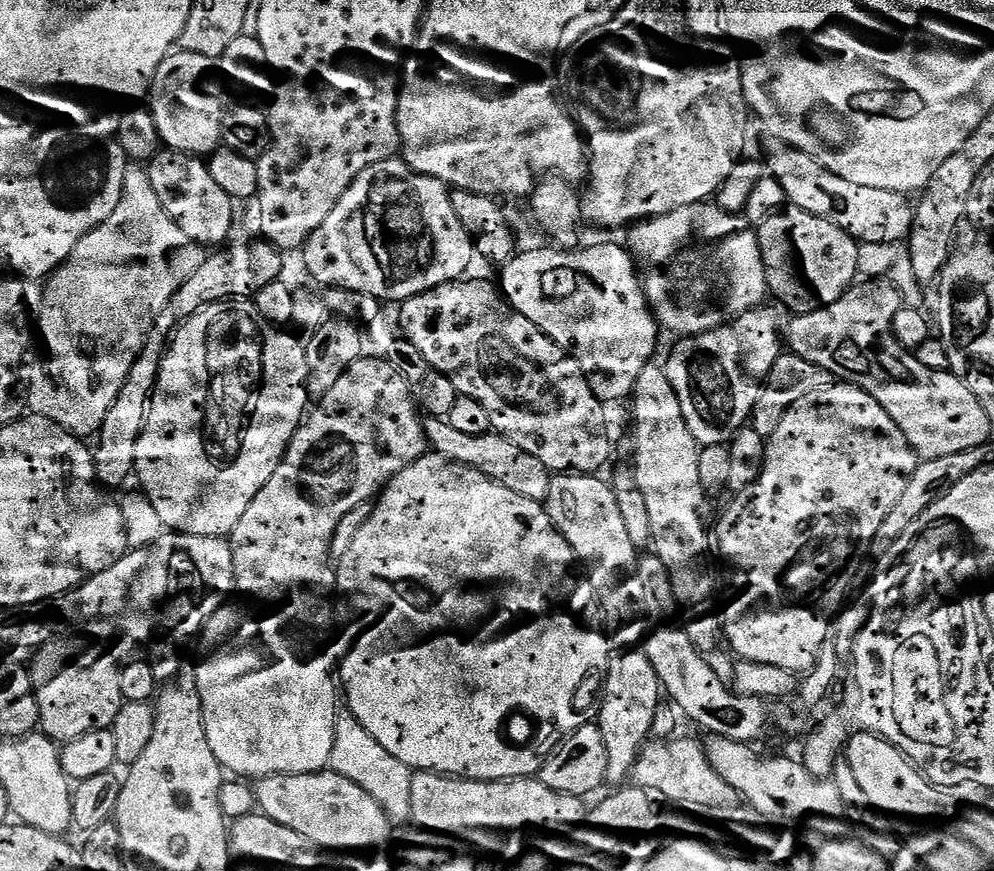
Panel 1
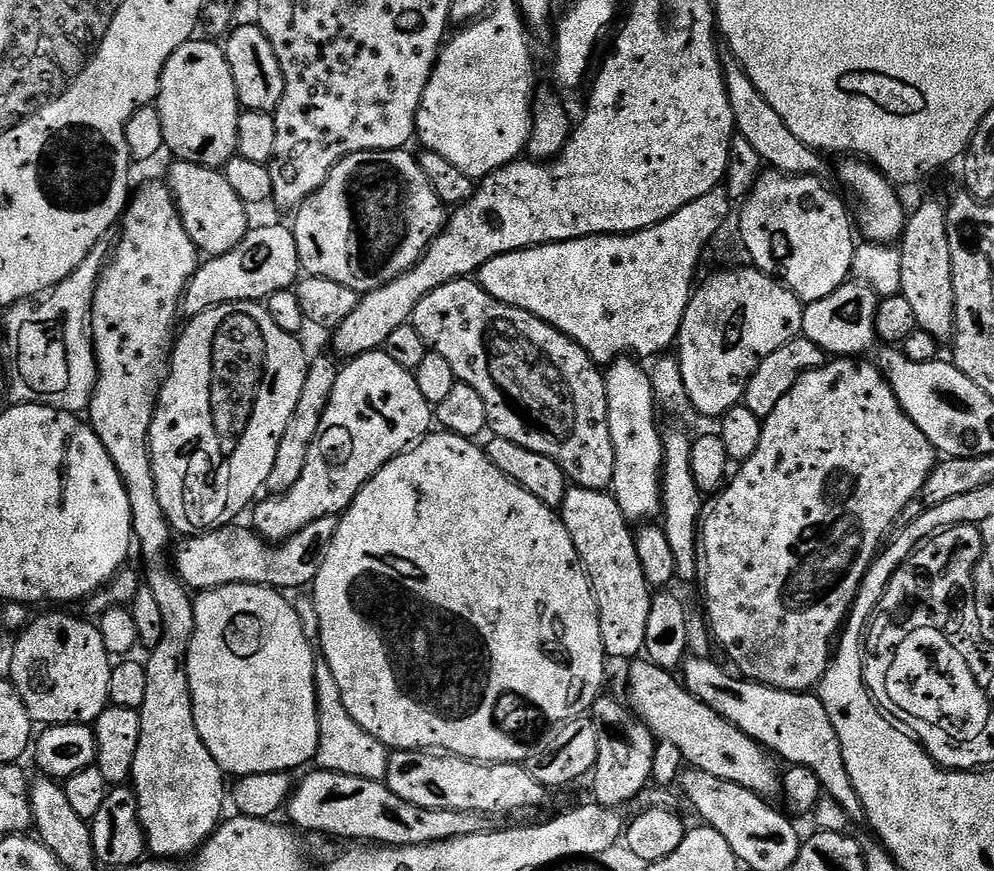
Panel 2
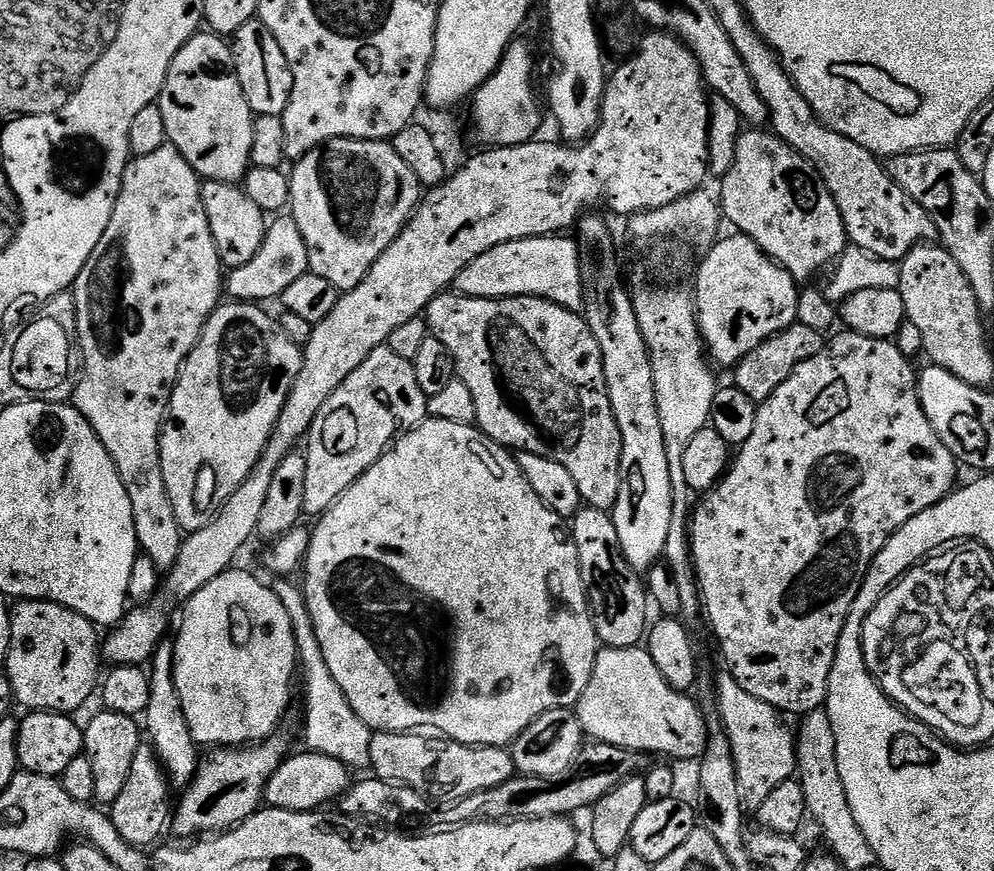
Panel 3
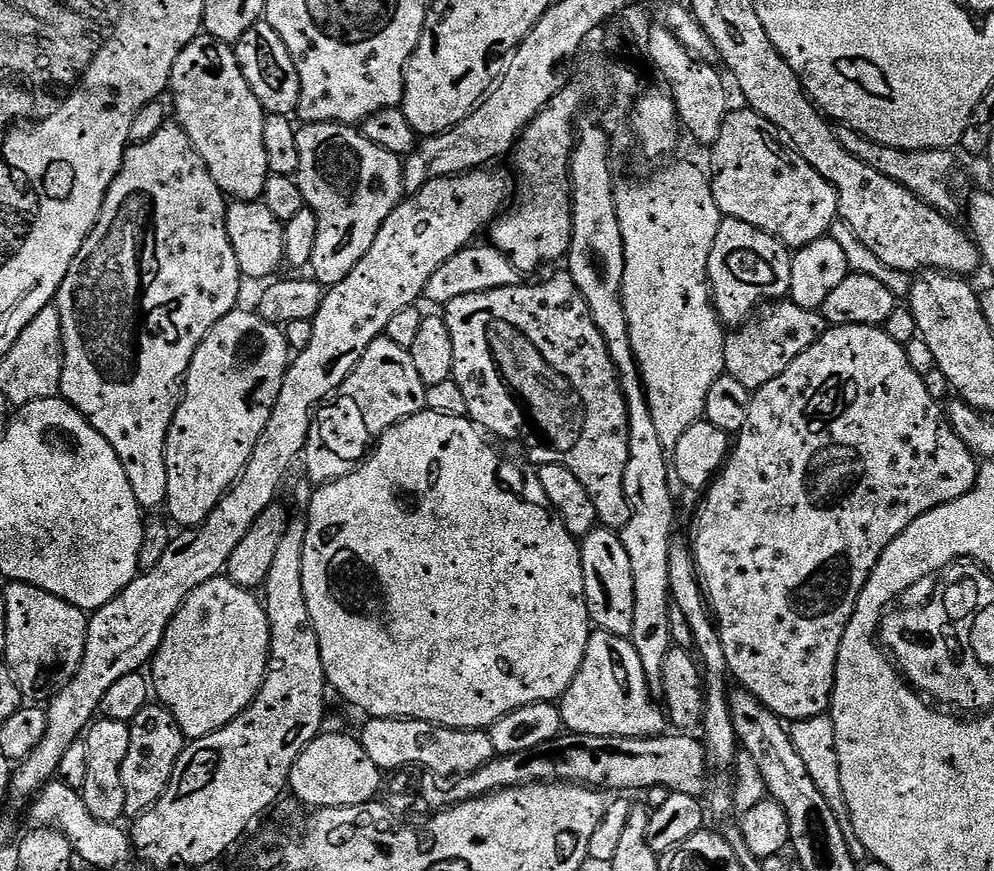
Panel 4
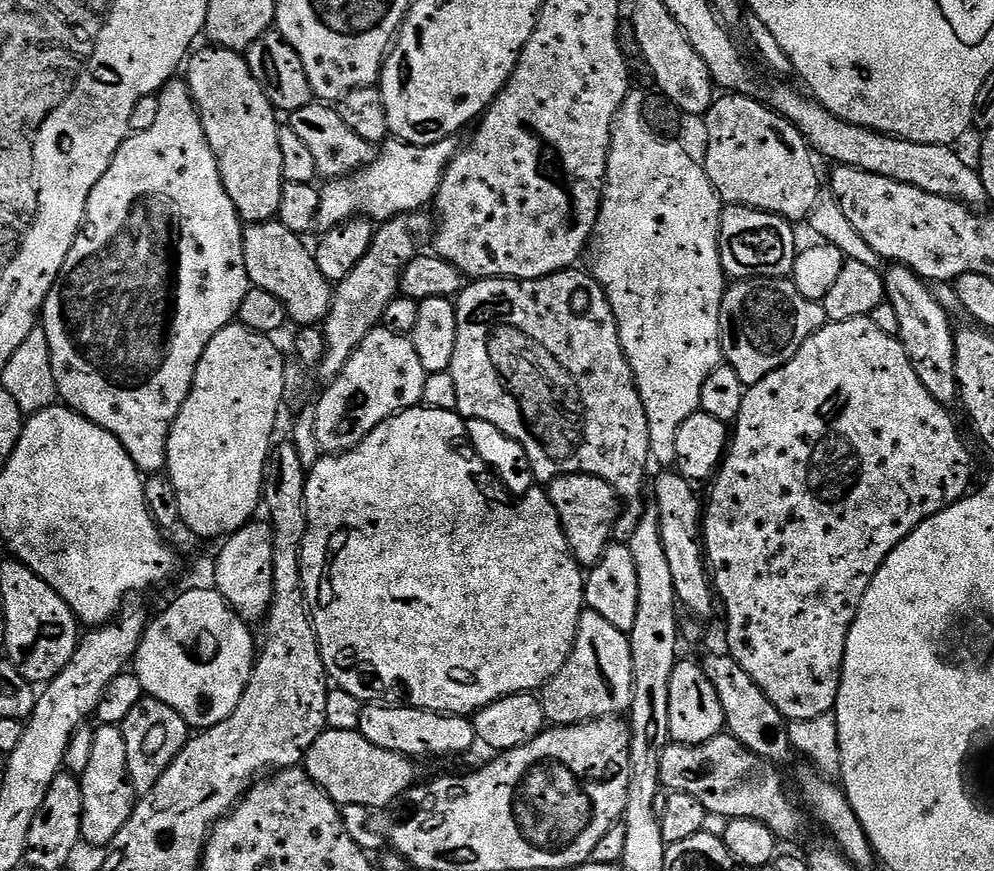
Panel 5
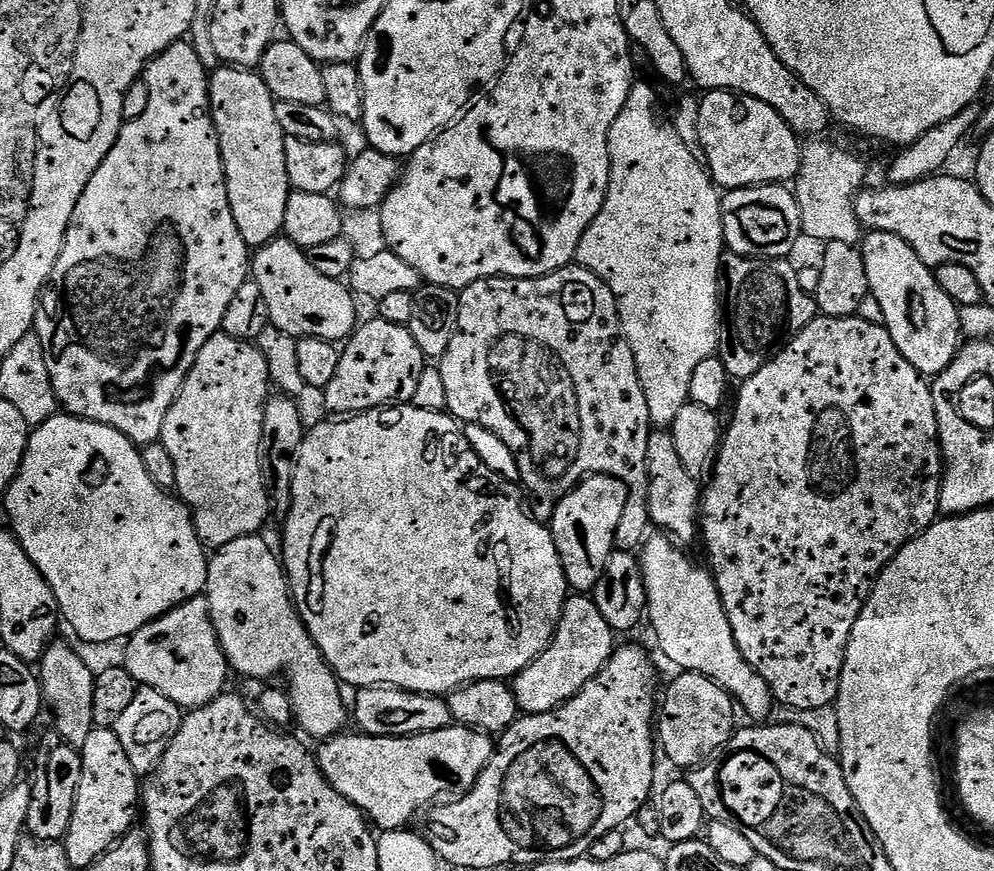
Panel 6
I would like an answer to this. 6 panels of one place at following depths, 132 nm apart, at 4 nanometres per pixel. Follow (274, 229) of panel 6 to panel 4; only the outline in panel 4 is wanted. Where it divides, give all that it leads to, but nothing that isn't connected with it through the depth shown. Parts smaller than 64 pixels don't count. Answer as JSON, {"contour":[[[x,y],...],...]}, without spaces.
{"contour":[[[207,34],[195,36],[190,46],[186,46],[182,54],[178,54],[178,62],[174,62],[171,96],[175,119],[186,130],[194,150],[198,150],[198,154],[206,162],[214,182],[225,197],[233,201],[259,201],[264,195],[264,187],[270,175],[266,162],[266,142],[262,142],[262,126],[266,113],[254,90],[250,90],[250,82],[246,82],[242,74],[233,45],[224,44]]]}

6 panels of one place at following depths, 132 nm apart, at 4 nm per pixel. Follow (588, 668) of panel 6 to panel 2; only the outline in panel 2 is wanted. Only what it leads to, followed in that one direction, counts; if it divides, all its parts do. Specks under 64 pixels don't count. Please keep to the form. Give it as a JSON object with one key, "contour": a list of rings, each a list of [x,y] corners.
{"contour":[[[647,658],[633,659],[627,668],[627,703],[657,741],[665,740],[678,746],[685,765],[697,772],[714,774],[714,778],[734,782],[765,798],[772,798],[775,792],[777,795],[781,791],[782,780],[778,772],[776,776],[776,768],[771,764],[773,761],[769,753],[755,740],[742,734],[738,726],[726,722],[726,718],[722,718],[697,696],[690,694],[677,677],[676,680],[672,677],[675,675],[669,669],[660,668]]]}

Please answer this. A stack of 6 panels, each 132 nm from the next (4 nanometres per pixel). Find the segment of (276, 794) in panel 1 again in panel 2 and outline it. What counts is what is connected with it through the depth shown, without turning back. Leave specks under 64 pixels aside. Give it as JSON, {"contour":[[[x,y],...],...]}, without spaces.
{"contour":[[[312,770],[301,784],[299,781],[293,787],[286,805],[287,812],[287,819],[297,829],[325,832],[328,836],[345,836],[348,842],[375,842],[393,848],[444,842],[466,834],[486,832],[490,828],[489,817],[478,812],[414,806],[414,802],[398,798],[398,794],[388,789],[387,783],[323,770]]]}

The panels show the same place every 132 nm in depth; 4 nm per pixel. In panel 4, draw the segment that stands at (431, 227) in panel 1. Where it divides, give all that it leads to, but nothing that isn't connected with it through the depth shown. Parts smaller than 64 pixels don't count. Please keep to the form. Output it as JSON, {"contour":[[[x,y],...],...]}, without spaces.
{"contour":[[[304,124],[297,127],[296,137],[300,165],[294,179],[302,190],[306,207],[318,218],[318,238],[314,242],[310,272],[317,284],[331,286],[342,282],[342,278],[346,278],[346,274],[350,274],[350,270],[366,258],[366,250],[374,246],[374,238],[378,238],[382,222],[386,222],[400,201],[405,199],[404,165],[401,157],[390,150],[382,150],[382,146],[374,146],[374,142],[370,142],[370,138],[366,138],[356,126]]]}

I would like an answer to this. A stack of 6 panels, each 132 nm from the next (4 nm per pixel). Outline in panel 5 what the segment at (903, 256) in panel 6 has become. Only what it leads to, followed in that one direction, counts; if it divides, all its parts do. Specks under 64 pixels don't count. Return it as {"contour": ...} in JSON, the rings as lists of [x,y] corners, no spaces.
{"contour":[[[891,265],[884,274],[885,295],[897,311],[899,340],[911,359],[922,386],[940,405],[952,408],[959,399],[956,381],[956,341],[947,312],[928,290],[929,285],[904,265]]]}

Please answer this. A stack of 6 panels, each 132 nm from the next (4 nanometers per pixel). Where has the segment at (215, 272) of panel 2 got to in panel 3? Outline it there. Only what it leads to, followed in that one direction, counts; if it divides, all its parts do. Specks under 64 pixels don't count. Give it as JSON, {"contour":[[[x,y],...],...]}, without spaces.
{"contour":[[[280,214],[264,229],[264,241],[258,246],[258,254],[246,262],[246,266],[231,269],[226,276],[226,292],[236,302],[264,302],[283,297],[286,286],[305,276],[308,270],[306,242],[302,242],[302,230],[291,214]]]}

